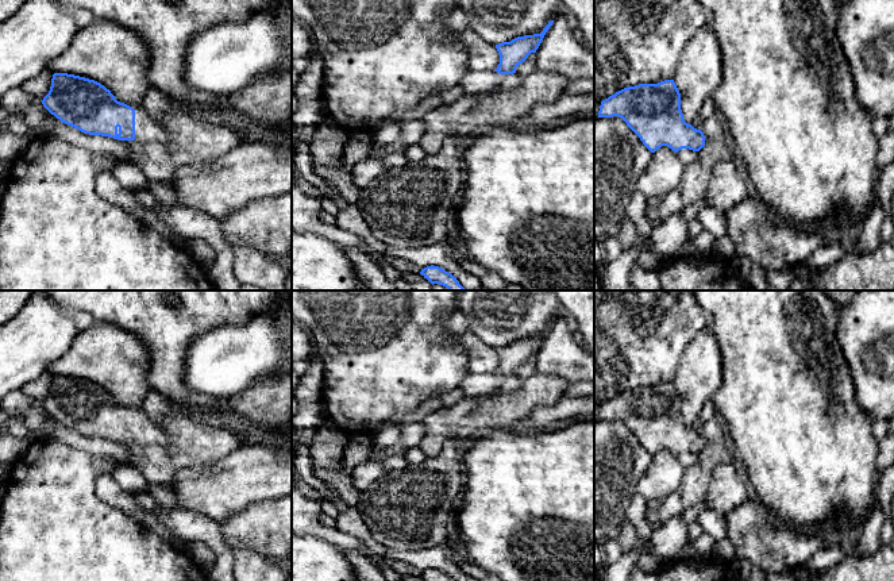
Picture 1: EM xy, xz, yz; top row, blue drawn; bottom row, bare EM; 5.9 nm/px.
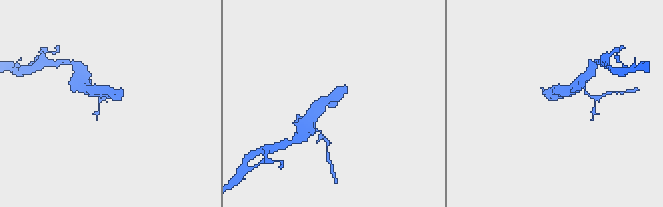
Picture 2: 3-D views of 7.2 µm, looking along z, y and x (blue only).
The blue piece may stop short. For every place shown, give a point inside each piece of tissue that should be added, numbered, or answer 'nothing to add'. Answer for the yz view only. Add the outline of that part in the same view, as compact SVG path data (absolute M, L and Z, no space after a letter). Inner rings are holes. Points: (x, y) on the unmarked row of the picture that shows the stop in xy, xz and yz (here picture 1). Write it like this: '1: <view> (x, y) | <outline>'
nothing to add

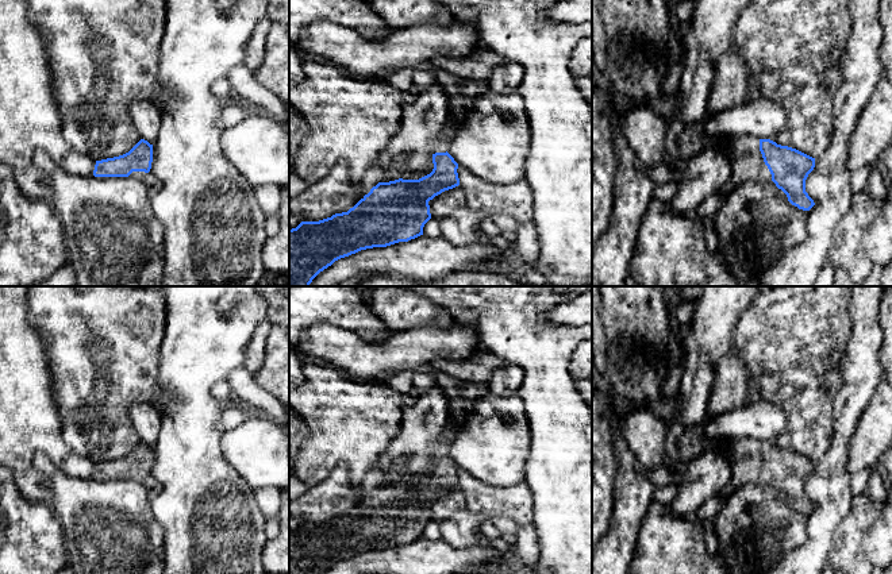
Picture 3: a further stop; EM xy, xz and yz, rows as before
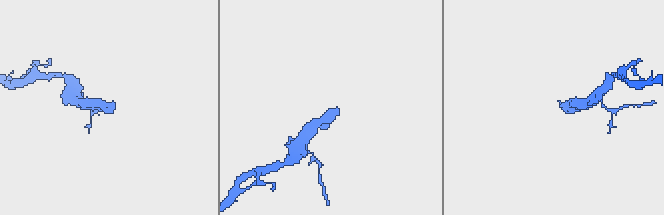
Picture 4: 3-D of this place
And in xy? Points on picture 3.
1: xy (152, 485) | M132 474L130 478L142 482L146 490L149 492L149 497L151 498L154 498L162 489L159 482L155 478L153 478L151 474Z

